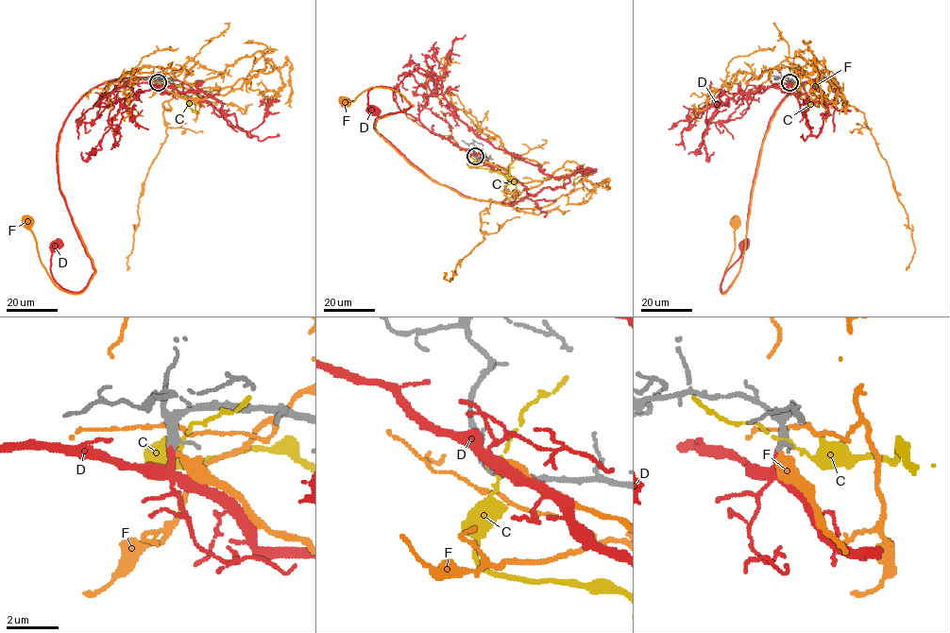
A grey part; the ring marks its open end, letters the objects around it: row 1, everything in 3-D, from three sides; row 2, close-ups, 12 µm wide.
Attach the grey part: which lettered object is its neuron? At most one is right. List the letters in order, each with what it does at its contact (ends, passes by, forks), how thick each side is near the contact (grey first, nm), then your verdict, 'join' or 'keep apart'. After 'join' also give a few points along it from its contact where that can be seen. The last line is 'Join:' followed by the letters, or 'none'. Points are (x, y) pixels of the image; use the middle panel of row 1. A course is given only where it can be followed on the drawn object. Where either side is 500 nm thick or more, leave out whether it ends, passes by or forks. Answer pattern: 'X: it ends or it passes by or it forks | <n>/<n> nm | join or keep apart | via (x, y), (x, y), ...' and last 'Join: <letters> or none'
C: it passes by | 300/120 nm | keep apart
D: it ends | 240/240 nm | join | via (475, 156), (527, 196), (477, 200), (431, 179), (374, 128), (378, 117), (412, 106), (375, 86), (373, 110)
F: it ends | 240/340 nm | keep apart
Join: D

